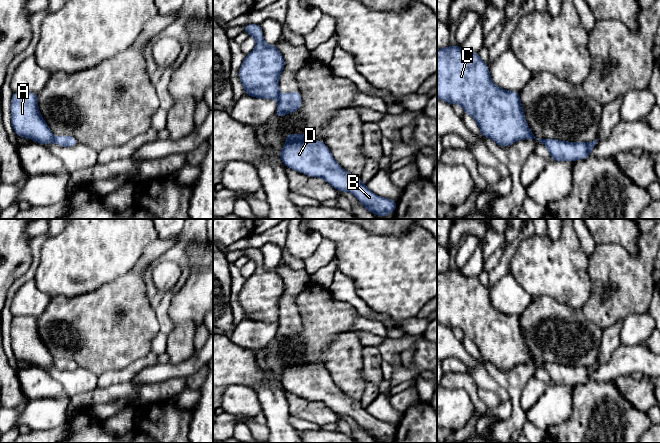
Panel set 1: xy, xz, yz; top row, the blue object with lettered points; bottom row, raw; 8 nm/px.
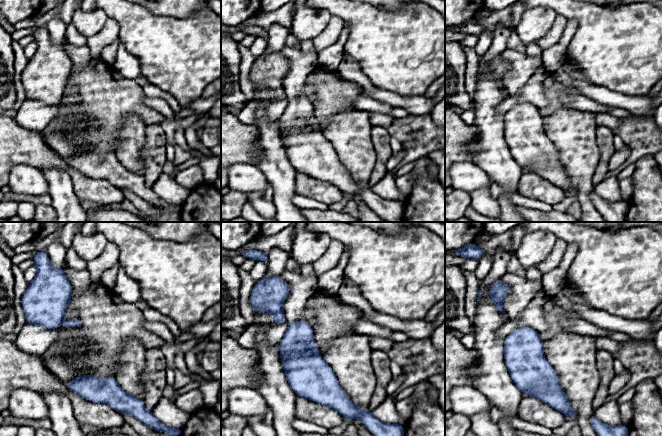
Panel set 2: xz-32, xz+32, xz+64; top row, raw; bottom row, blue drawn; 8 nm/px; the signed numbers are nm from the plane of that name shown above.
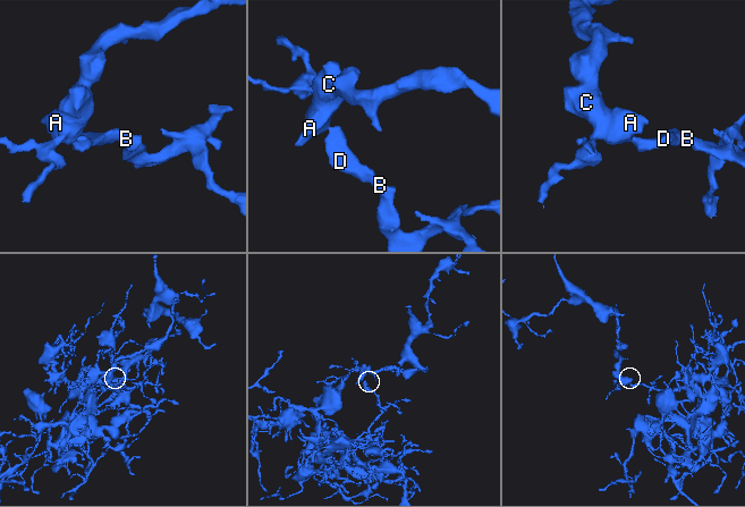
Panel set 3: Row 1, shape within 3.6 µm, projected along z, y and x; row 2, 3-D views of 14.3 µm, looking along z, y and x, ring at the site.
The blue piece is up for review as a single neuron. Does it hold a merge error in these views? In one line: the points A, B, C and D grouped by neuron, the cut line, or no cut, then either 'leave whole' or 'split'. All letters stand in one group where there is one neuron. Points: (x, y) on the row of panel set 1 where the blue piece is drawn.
A C / B D; cut in yz along (536, 137), (537, 141); split

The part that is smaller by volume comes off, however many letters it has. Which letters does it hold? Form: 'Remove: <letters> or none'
Remove: A, C

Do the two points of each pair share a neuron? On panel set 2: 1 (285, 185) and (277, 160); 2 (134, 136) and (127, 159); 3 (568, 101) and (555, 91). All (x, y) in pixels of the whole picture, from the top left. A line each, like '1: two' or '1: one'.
1: one
2: one
3: two

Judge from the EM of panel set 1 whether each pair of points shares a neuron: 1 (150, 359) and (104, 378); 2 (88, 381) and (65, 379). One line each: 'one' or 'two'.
1: one
2: one

